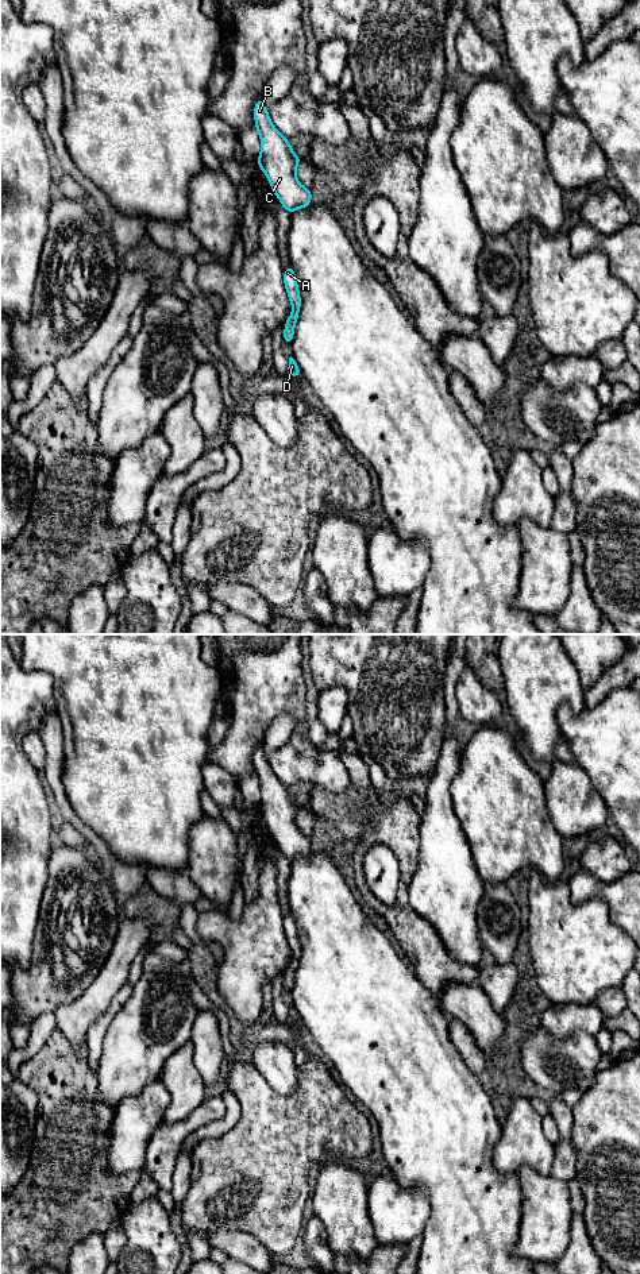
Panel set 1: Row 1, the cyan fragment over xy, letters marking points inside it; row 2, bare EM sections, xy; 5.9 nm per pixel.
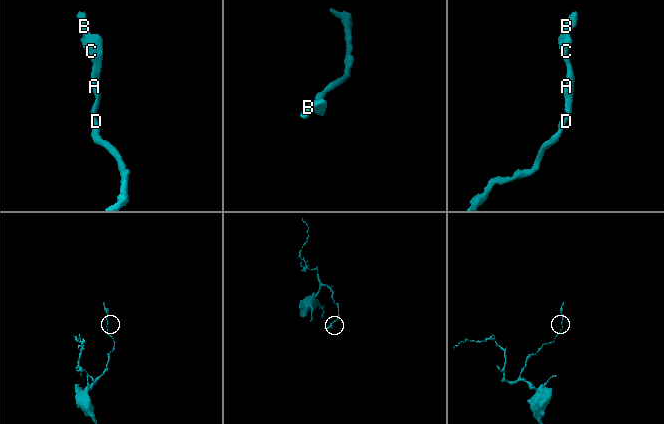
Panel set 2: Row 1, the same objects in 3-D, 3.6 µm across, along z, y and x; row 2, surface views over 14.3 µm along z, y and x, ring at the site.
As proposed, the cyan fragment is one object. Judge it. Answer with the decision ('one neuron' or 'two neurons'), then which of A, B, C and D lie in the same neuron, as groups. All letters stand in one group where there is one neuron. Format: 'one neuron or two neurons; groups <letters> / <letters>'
one neuron; groups A B C D

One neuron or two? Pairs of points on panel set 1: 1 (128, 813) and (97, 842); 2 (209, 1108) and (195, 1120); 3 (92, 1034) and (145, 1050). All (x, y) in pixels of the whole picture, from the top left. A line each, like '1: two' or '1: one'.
1: two
2: one
3: two

